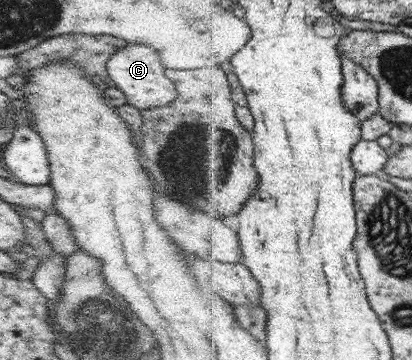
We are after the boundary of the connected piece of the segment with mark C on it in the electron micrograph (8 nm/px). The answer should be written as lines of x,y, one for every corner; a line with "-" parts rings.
129,44
119,49
119,52
113,54
107,61
106,70
115,88
125,94
127,103
133,107
140,110
151,109
175,101
175,85
165,77
165,67
159,59
159,53
149,45

